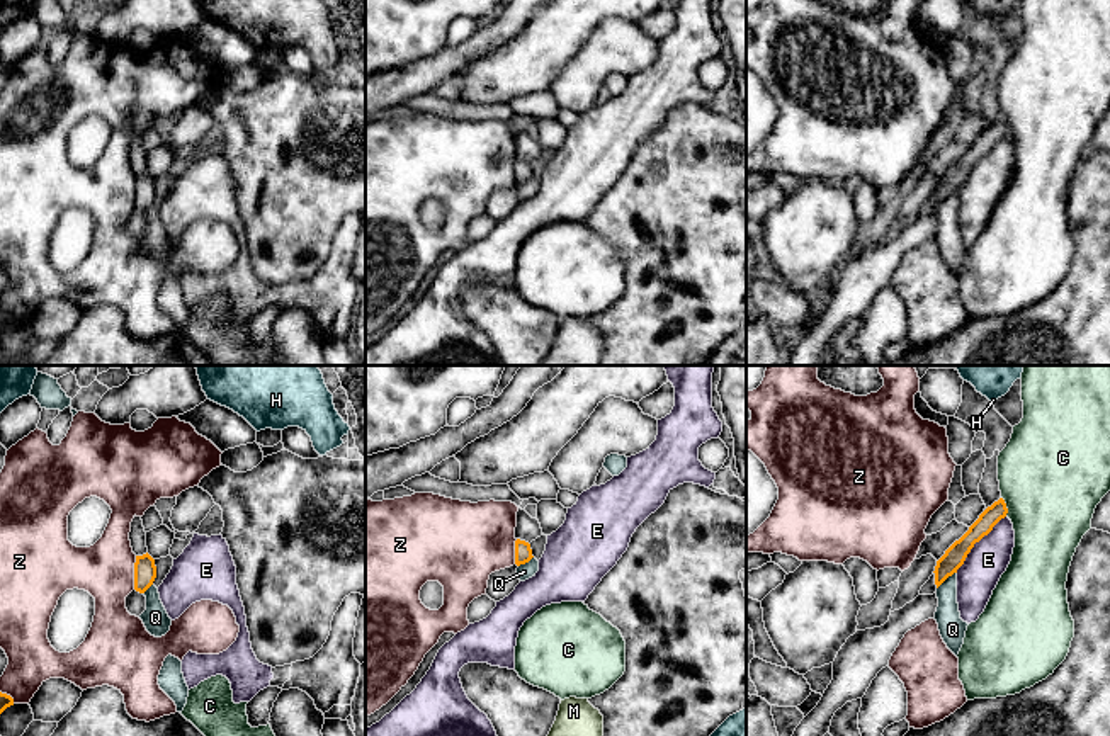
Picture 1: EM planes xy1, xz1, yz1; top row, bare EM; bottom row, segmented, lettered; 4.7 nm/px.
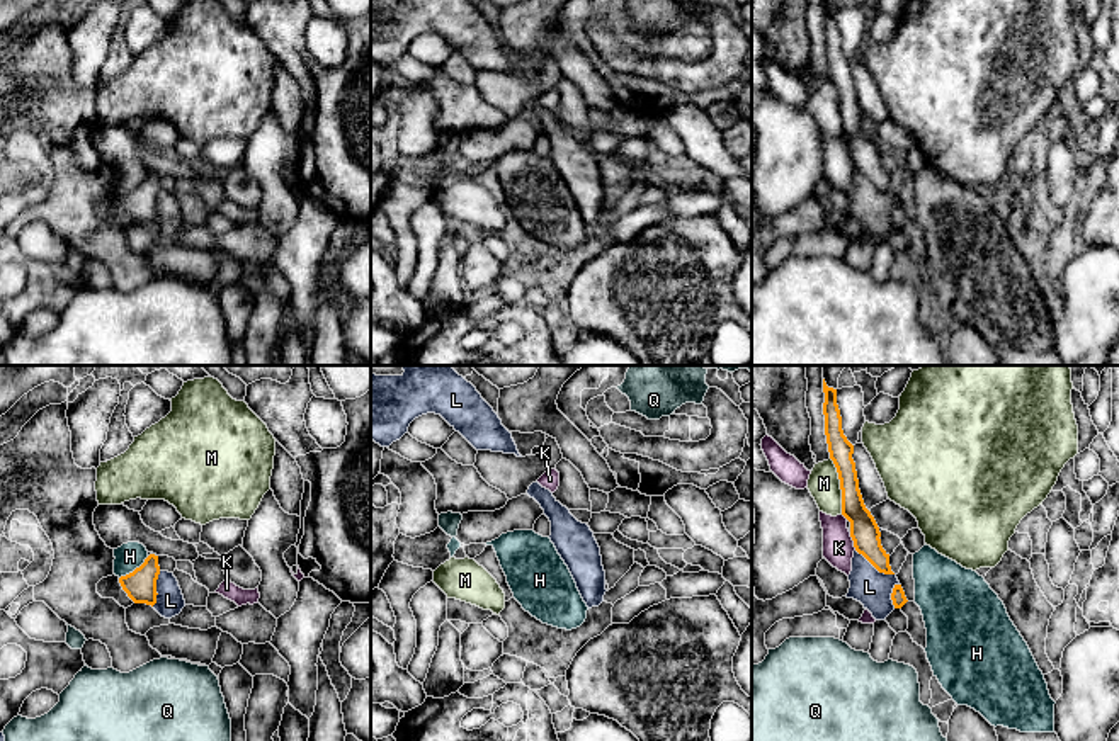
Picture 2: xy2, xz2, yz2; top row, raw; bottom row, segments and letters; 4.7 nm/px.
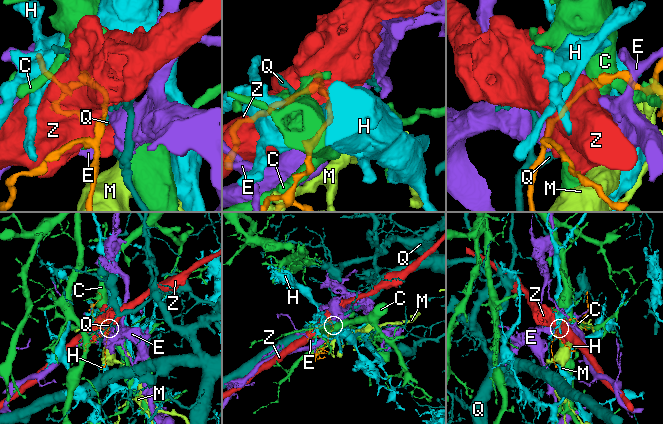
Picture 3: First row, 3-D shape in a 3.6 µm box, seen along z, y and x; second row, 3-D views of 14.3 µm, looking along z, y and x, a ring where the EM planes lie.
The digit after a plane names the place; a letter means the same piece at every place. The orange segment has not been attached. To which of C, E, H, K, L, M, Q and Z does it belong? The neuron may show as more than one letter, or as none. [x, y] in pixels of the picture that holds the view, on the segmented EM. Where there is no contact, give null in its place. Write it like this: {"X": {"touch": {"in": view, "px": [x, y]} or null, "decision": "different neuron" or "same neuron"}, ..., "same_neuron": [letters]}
{"C": {"touch": {"in": "yz1", "px": [1005, 507]}, "decision": "different neuron"}, "E": {"touch": {"in": "yz1", "px": [976, 541]}, "decision": "different neuron"}, "H": {"touch": {"in": "xy2", "px": [135, 570]}, "decision": "different neuron"}, "K": {"touch": {"in": "yz2", "px": [852, 539]}, "decision": "different neuron"}, "L": {"touch": {"in": "yz2", "px": [874, 566]}, "decision": "different neuron"}, "M": {"touch": {"in": "yz2", "px": [840, 486]}, "decision": "different neuron"}, "Q": {"touch": {"in": "yz1", "px": [945, 578]}, "decision": "different neuron"}, "Z": {"touch": {"in": "xy1", "px": [135, 573]}, "decision": "different neuron"}, "same_neuron": []}

